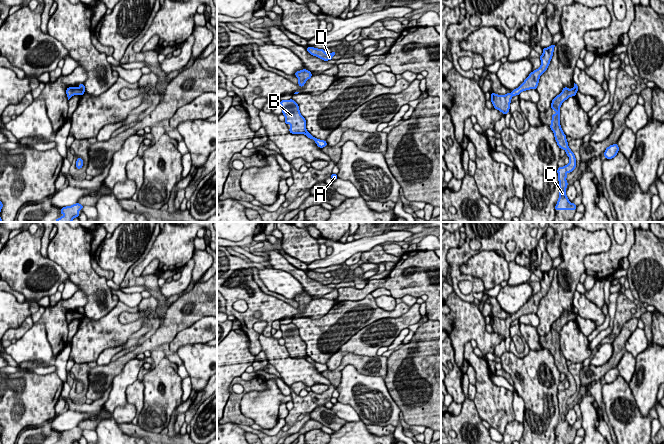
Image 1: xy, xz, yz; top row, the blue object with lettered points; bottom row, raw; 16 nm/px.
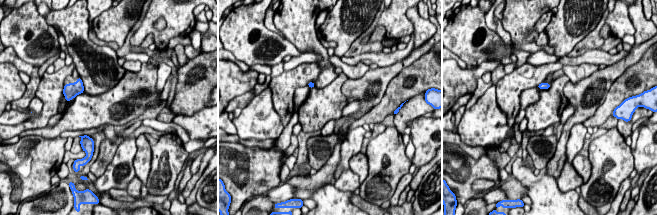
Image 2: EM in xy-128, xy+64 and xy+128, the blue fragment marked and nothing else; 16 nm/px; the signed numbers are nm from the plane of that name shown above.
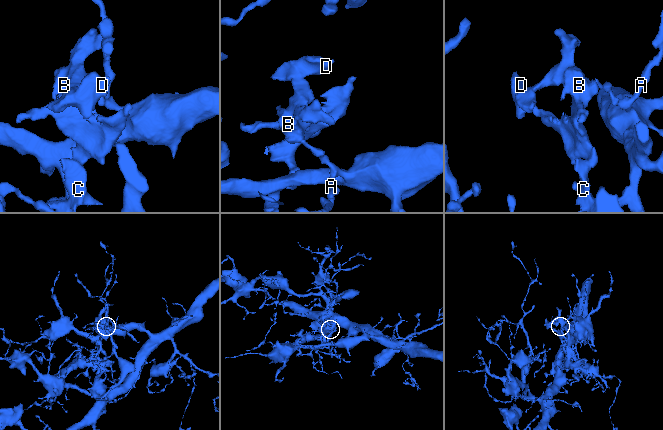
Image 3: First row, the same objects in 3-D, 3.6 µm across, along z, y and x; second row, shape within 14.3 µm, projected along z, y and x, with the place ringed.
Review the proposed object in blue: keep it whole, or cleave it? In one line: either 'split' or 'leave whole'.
split

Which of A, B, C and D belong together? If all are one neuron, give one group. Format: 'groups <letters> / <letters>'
groups A / B C D

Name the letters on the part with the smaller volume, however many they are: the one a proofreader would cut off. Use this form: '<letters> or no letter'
B, C, D

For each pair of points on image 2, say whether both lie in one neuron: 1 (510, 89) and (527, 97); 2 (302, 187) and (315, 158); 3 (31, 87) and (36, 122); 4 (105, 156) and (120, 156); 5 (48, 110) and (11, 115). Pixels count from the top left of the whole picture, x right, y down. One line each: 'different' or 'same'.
1: different
2: different
3: different
4: different
5: different

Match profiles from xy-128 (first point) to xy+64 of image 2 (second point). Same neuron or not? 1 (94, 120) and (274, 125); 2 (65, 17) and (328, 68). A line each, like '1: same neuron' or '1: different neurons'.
1: different neurons
2: same neuron

